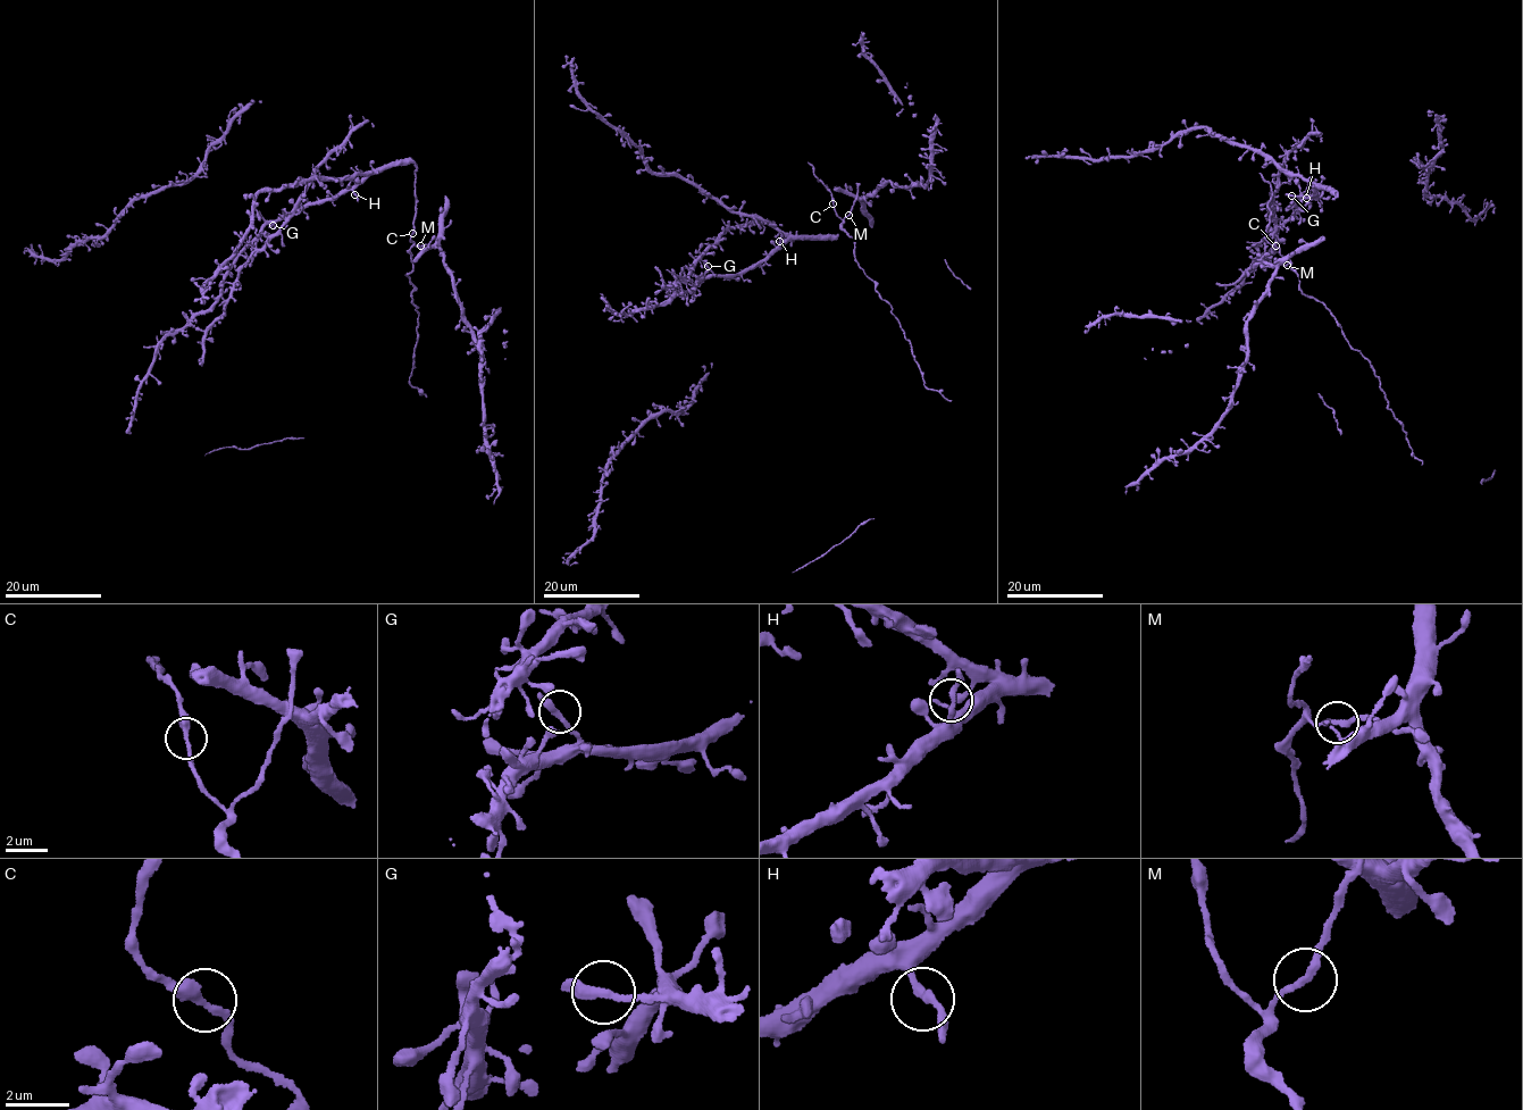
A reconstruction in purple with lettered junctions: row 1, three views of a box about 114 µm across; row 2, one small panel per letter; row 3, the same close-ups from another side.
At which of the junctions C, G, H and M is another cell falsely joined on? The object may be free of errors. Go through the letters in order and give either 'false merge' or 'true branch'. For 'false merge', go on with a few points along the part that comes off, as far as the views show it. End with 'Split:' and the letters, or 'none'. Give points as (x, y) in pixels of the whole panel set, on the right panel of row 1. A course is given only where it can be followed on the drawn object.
C: true branch
G: true branch
H: true branch
M: true branch
Split: none

